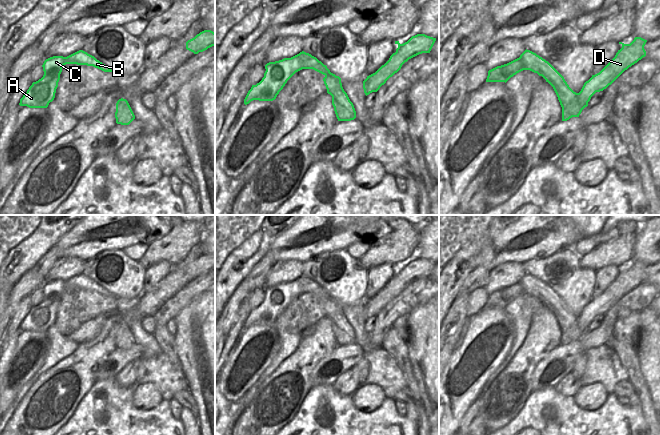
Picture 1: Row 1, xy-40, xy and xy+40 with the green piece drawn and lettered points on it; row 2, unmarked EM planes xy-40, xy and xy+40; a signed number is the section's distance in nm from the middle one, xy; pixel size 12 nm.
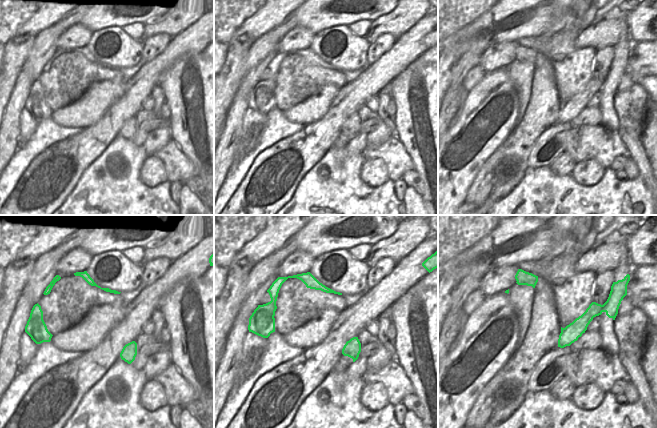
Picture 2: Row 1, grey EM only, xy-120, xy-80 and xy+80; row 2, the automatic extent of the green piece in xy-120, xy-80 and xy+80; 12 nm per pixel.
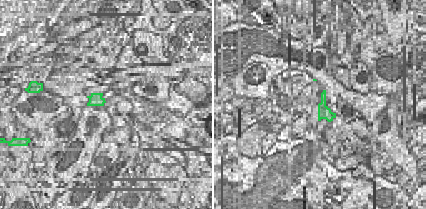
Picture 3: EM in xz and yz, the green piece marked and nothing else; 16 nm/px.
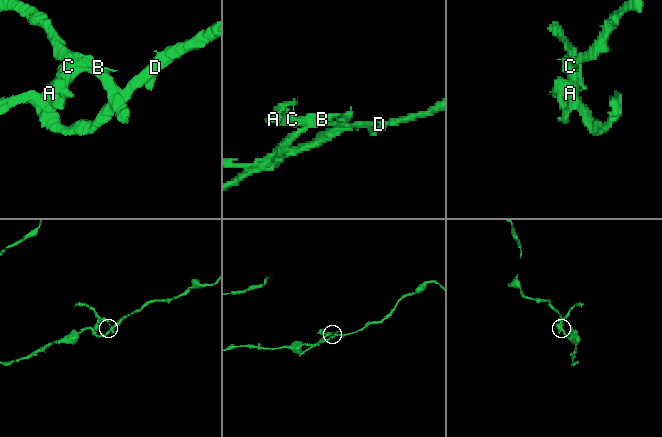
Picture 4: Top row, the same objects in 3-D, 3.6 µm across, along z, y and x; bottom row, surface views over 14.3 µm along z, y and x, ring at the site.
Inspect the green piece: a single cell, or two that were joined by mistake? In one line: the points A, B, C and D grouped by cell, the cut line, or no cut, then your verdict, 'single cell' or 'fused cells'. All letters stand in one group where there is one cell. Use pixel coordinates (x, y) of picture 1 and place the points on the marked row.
A B C / D; cut in xy+40 along (577, 93), (574, 99), (574, 106), (567, 107), (562, 116); fused cells

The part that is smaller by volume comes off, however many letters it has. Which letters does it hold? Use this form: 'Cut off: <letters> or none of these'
Cut off: A, B, C

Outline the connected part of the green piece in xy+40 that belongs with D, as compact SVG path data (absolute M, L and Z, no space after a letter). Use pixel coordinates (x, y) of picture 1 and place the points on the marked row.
M635 37L630 44L622 45L615 57L597 74L586 81L577 96L575 97L575 107L566 108L563 112L562 121L580 115L582 110L588 106L591 97L596 93L603 91L611 85L625 70L637 63L646 56L644 46L647 40L641 37Z

